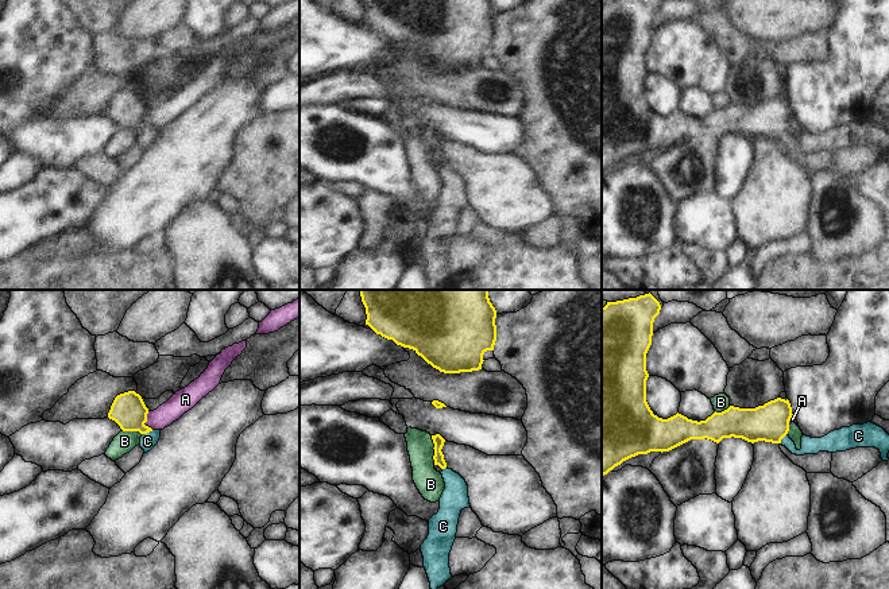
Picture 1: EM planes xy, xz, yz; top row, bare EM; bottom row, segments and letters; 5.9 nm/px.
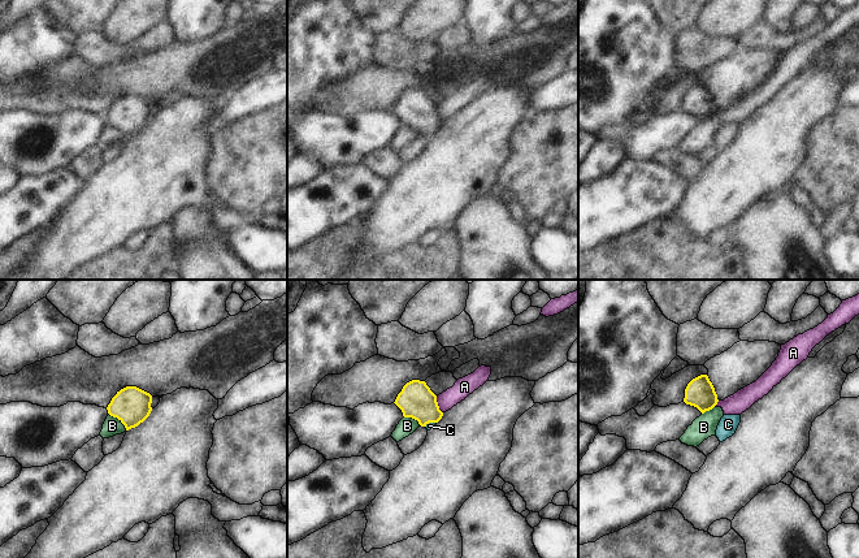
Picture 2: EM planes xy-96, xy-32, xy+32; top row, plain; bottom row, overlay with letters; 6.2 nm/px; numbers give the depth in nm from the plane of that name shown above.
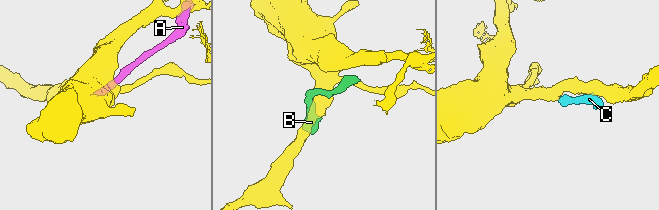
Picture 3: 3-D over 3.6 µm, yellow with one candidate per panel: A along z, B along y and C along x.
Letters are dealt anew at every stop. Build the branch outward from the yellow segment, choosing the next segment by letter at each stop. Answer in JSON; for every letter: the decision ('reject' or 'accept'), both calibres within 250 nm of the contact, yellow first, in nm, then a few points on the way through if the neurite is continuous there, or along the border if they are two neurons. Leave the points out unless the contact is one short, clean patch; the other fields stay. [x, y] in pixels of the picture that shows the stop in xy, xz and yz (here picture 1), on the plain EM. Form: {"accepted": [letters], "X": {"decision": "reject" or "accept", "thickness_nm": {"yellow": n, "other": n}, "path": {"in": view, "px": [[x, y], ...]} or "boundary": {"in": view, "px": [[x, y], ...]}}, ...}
{"accepted": ["C"], "A": {"decision": "reject", "thickness_nm": {"yellow": 200, "other": 140}, "boundary": {"in": "xy", "px": [[147, 109], [145, 121], [153, 127]]}}, "B": {"decision": "reject", "thickness_nm": {"yellow": 70, "other": 160}}, "C": {"decision": "accept", "thickness_nm": {"yellow": 200, "other": 100}, "path": {"in": "xy", "px": [[128, 108], [131, 115], [147, 130], [147, 139]]}}}

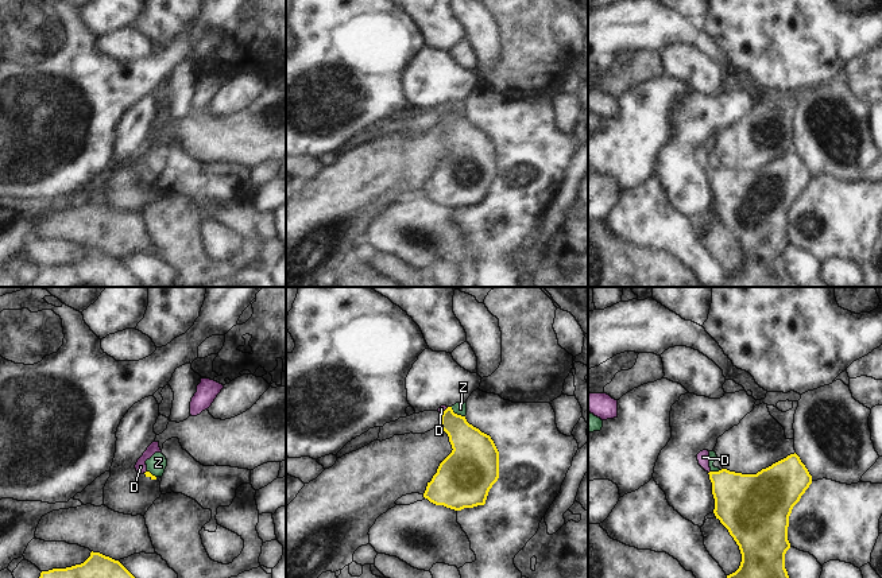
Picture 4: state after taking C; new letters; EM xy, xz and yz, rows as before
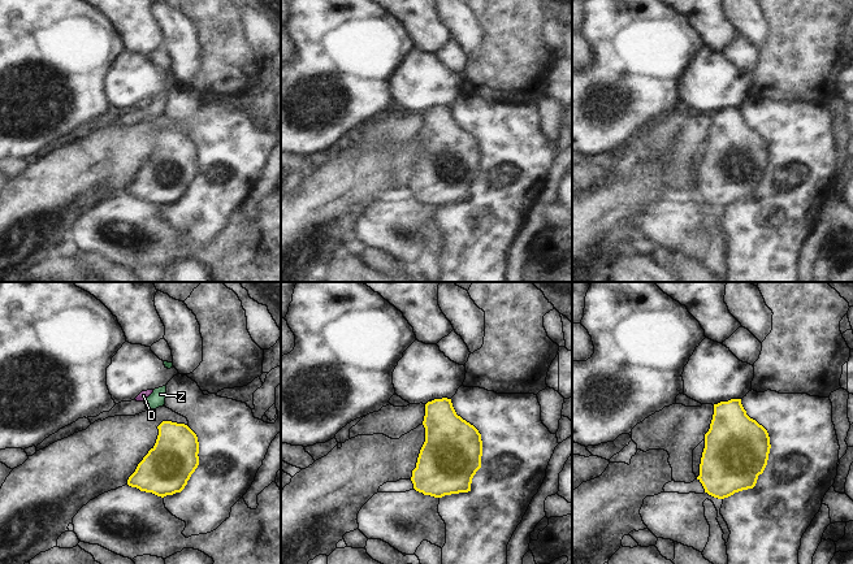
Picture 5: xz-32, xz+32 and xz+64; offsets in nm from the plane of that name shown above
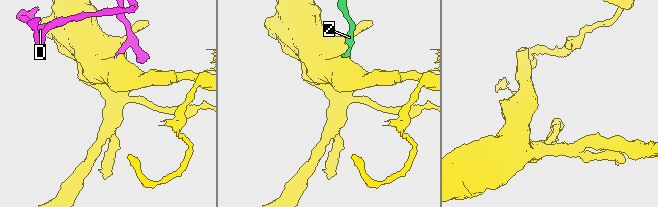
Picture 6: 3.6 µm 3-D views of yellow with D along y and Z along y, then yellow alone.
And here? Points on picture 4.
{"accepted": ["D"], "D": {"decision": "accept", "thickness_nm": {"yellow": 200, "other": 40}, "path": {"in": "xz", "px": [[469, 142], [444, 109], [441, 107]]}}, "Z": {"decision": "reject", "thickness_nm": {"yellow": 260, "other": 80}, "boundary": {"in": "xz", "px": [[451, 105], [455, 111], [464, 115]]}}}

